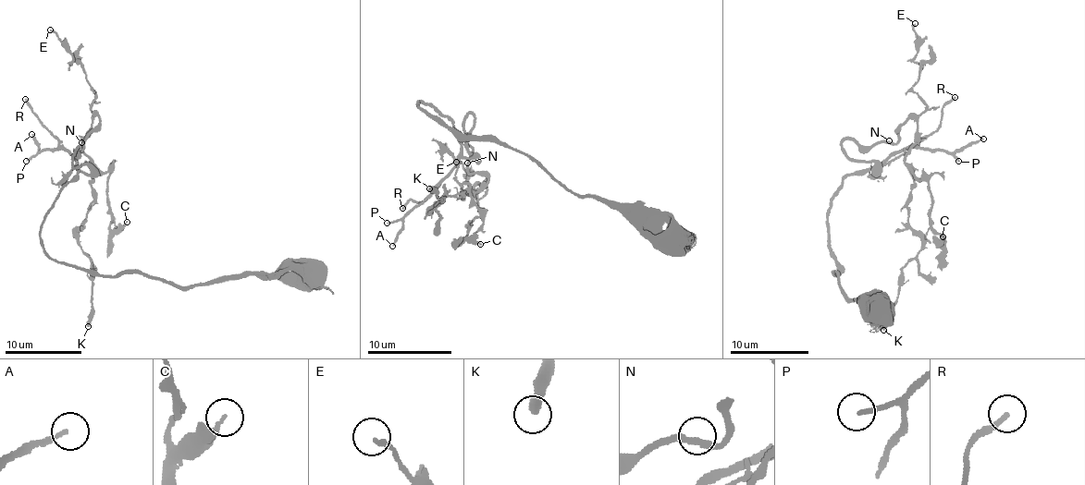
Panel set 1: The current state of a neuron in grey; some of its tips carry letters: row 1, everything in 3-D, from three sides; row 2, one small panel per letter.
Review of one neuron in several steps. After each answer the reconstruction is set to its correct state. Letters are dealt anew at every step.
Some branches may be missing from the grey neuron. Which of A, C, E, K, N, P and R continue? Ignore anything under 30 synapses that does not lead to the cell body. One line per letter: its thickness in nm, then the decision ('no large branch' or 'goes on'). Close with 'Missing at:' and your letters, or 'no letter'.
A: 160 nm | goes on
C: 180 nm | no large branch
E: 200 nm | no large branch
K: 420 nm | no large branch
N: 240 nm | no large branch
P: 180 nm | goes on
R: 200 nm | goes on
Missing at: A, P, R

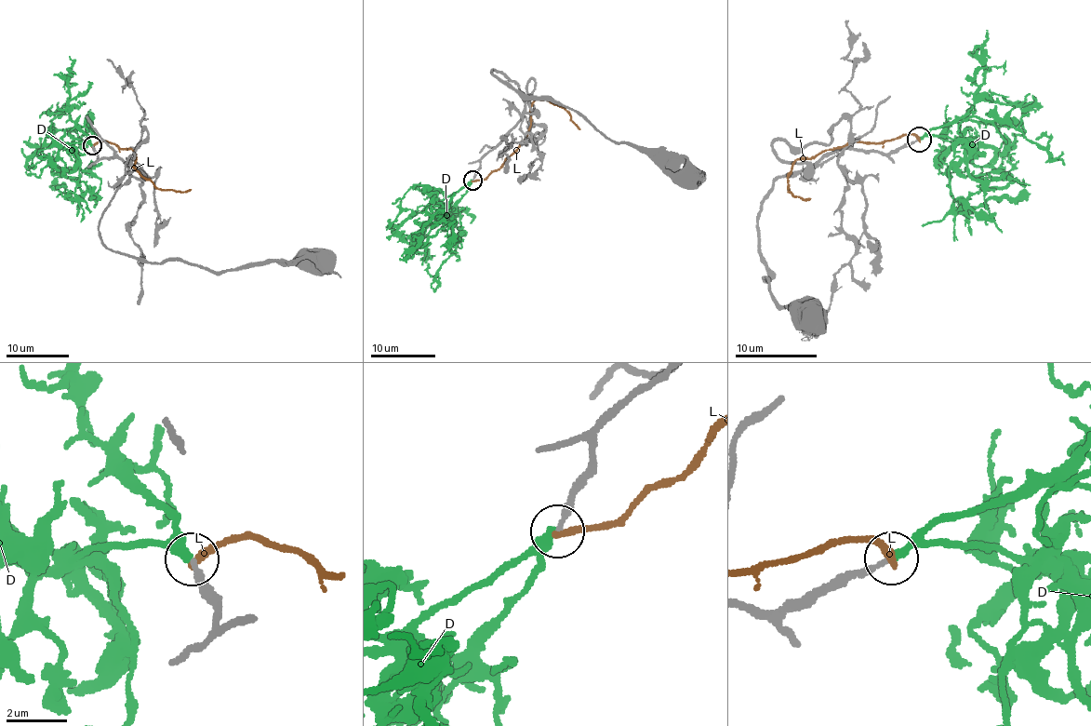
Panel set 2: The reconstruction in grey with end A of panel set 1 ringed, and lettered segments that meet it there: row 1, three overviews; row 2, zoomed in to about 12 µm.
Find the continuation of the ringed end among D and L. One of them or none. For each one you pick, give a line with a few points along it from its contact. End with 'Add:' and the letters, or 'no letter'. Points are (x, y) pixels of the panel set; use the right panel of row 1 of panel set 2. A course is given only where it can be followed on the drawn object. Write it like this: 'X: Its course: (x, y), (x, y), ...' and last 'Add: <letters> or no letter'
D: Its course: (917, 140), (974, 116), (1004, 121), (1044, 147), (1049, 141), (1044, 135), (1035, 140)
Add: D

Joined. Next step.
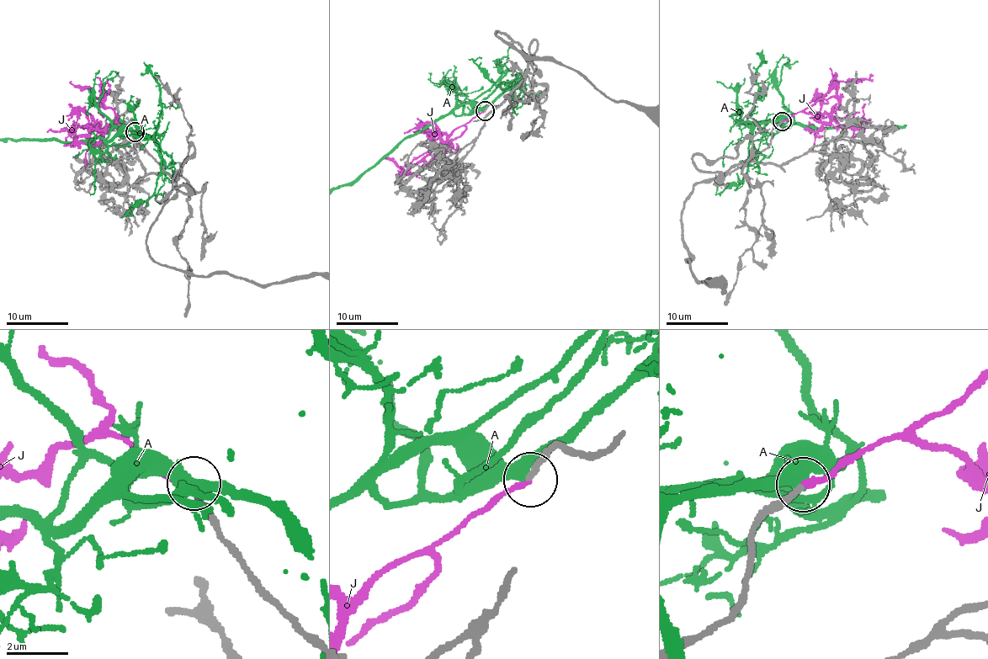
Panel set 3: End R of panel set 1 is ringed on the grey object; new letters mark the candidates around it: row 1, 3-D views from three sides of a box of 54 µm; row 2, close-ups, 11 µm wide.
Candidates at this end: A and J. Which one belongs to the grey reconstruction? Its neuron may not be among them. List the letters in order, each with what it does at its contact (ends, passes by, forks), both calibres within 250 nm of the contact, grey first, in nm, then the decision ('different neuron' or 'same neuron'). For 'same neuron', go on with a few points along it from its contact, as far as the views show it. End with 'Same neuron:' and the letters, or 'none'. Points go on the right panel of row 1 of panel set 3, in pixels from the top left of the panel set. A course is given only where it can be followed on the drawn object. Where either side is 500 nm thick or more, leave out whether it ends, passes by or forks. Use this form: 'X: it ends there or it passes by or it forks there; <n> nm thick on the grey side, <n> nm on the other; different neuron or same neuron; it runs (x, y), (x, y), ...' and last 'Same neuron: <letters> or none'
A: it passes by; 200 nm thick on the grey side, 400 nm on the other; different neuron
J: it ends there; 200 nm thick on the grey side, 220 nm on the other; same neuron; it runs (782, 121), (802, 111), (826, 123), (835, 119), (842, 126), (859, 124), (861, 121), (853, 119)
Same neuron: J

